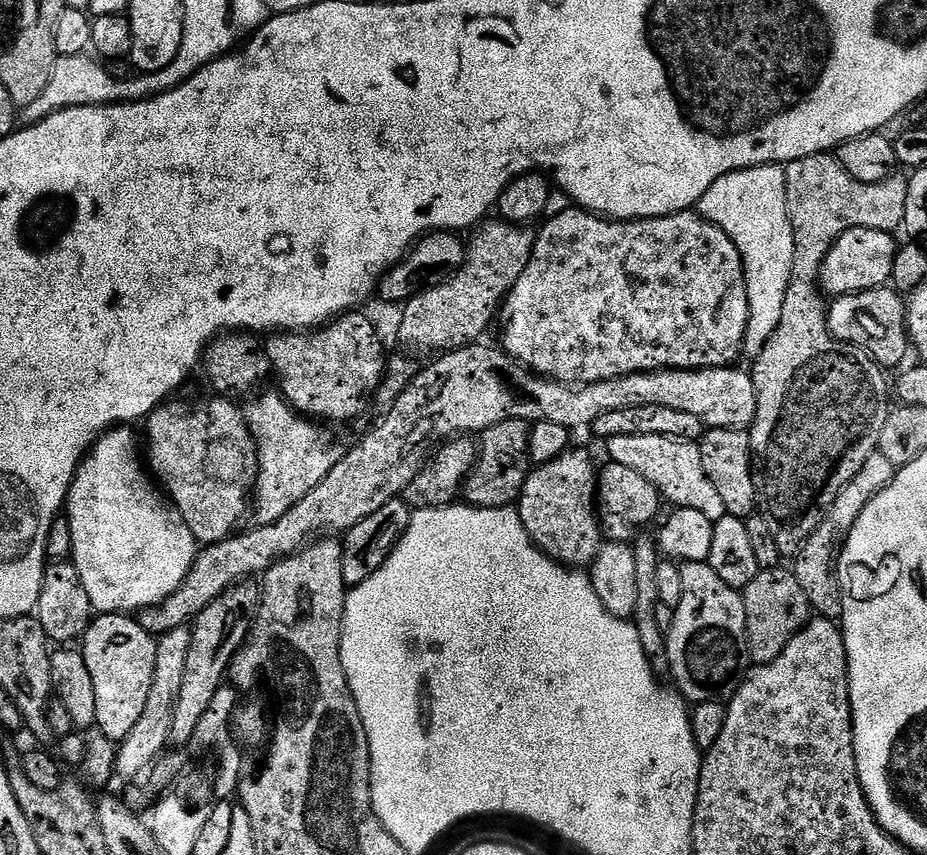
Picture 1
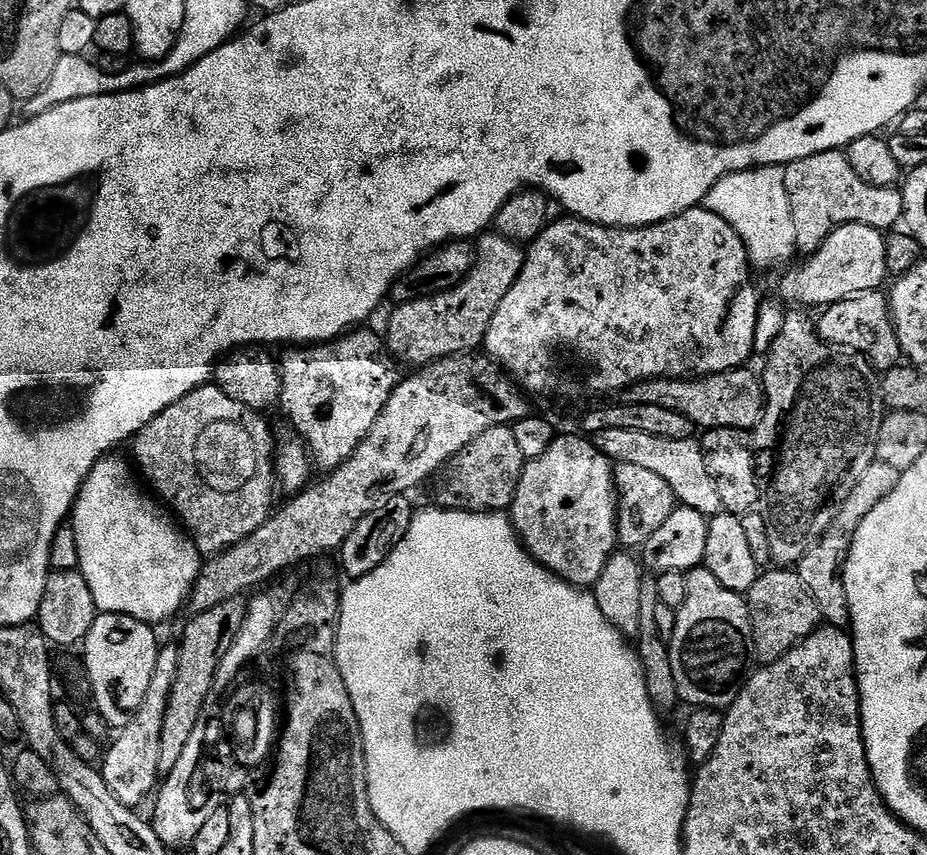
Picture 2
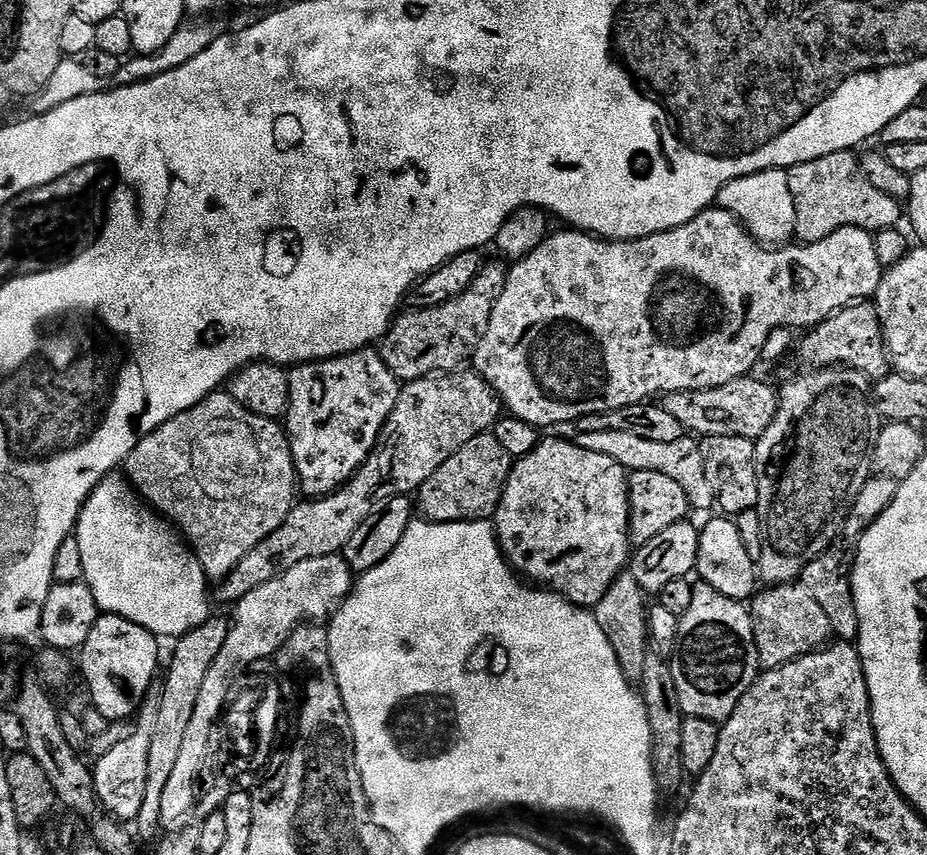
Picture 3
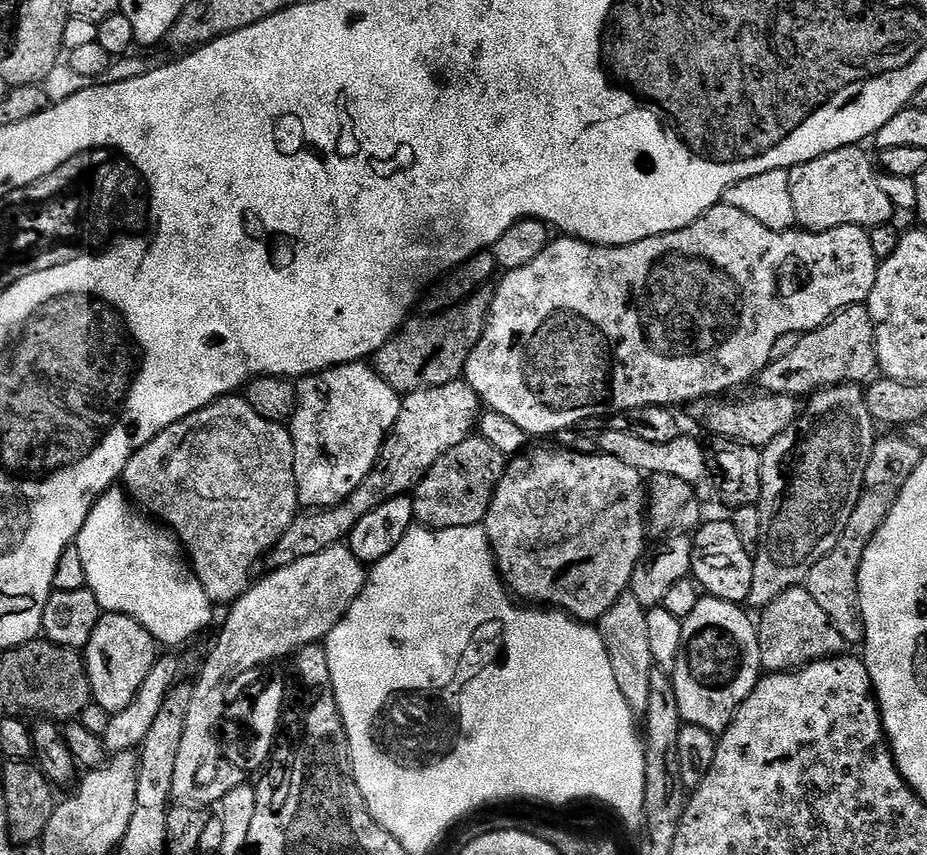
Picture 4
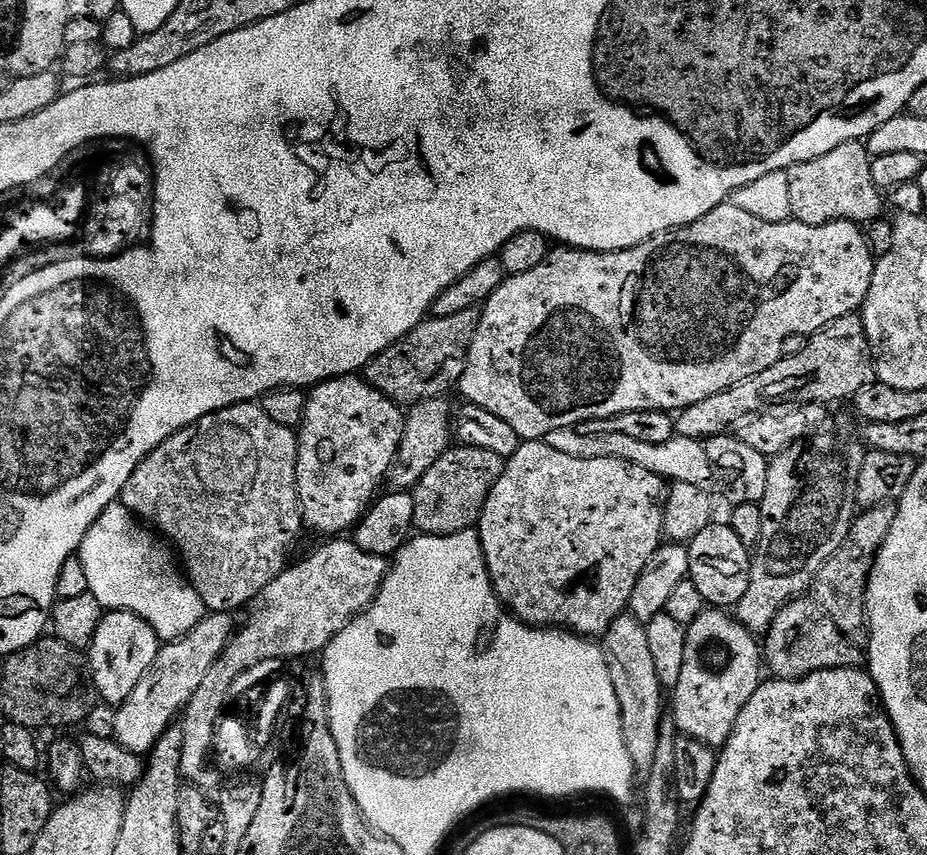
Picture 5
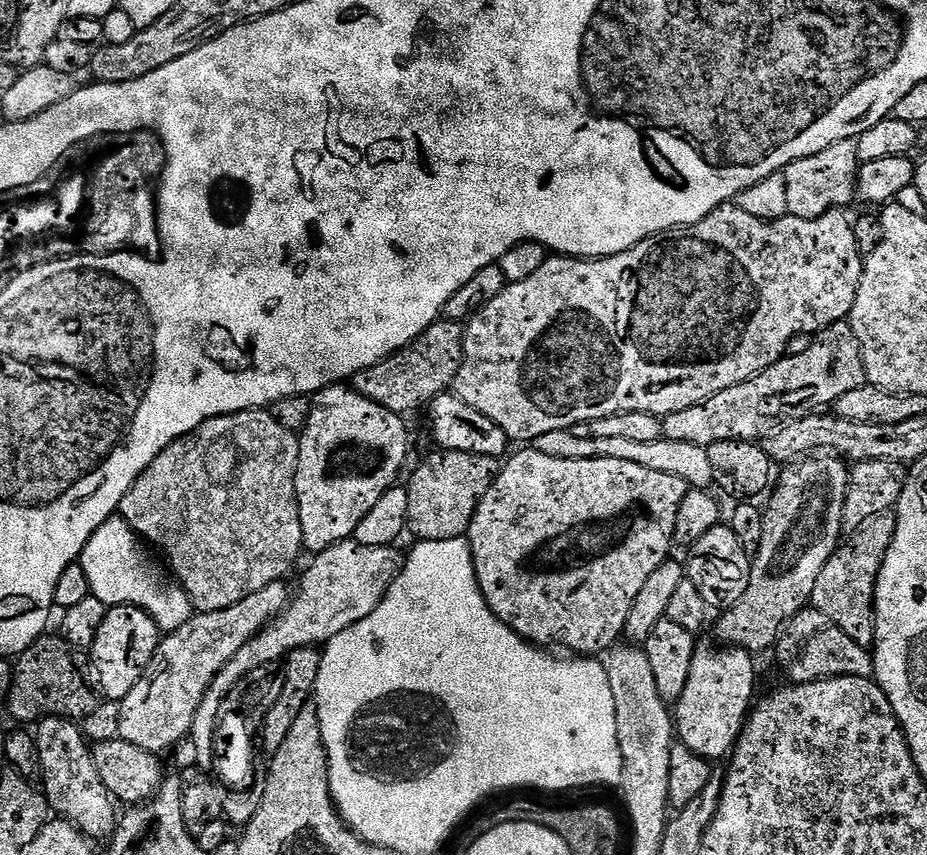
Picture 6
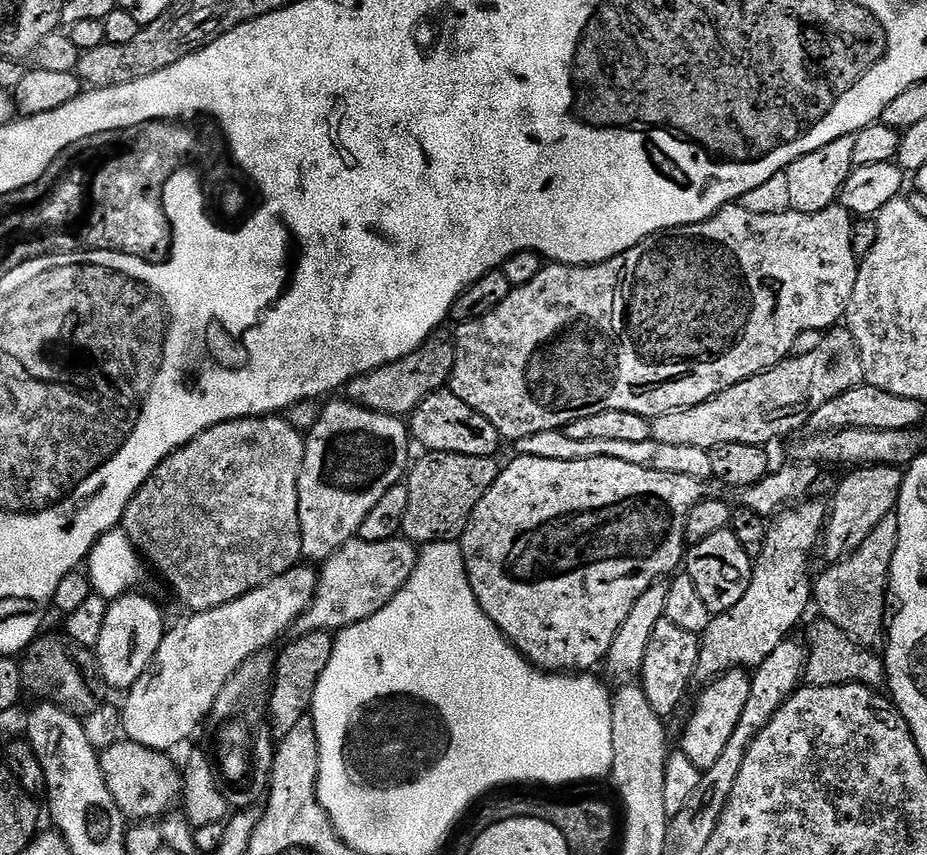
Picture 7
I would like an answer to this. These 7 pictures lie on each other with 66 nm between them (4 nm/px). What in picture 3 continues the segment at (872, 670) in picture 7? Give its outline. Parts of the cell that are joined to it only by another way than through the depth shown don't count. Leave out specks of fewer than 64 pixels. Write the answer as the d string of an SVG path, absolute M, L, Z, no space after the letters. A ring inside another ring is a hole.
M773 584L757 591L750 601L754 642L761 669L777 668L817 651L833 639L830 618L803 584Z

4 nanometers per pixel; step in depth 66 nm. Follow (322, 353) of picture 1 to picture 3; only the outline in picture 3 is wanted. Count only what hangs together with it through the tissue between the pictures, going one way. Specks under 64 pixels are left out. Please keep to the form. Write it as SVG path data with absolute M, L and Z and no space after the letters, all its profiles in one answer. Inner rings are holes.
M372 346L359 348L356 352L345 356L335 356L329 360L314 360L311 364L297 364L288 372L288 381L290 382L290 402L286 417L286 431L292 447L292 461L296 467L299 491L308 498L328 496L331 492L337 492L342 485L352 479L355 472L366 462L366 458L374 450L374 446L380 443L380 431L384 429L384 423L390 418L390 414L398 402L398 394L402 387L401 381L397 380L396 375L390 370L390 366L386 366L386 362L380 357L379 351Z

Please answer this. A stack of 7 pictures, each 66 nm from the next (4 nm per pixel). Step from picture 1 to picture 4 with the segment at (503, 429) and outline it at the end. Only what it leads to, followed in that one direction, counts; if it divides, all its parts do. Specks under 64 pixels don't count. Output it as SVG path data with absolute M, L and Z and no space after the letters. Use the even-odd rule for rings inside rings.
M478 434L464 440L454 450L442 454L438 462L420 479L411 493L415 523L436 530L480 526L488 516L490 502L504 477L506 458Z

